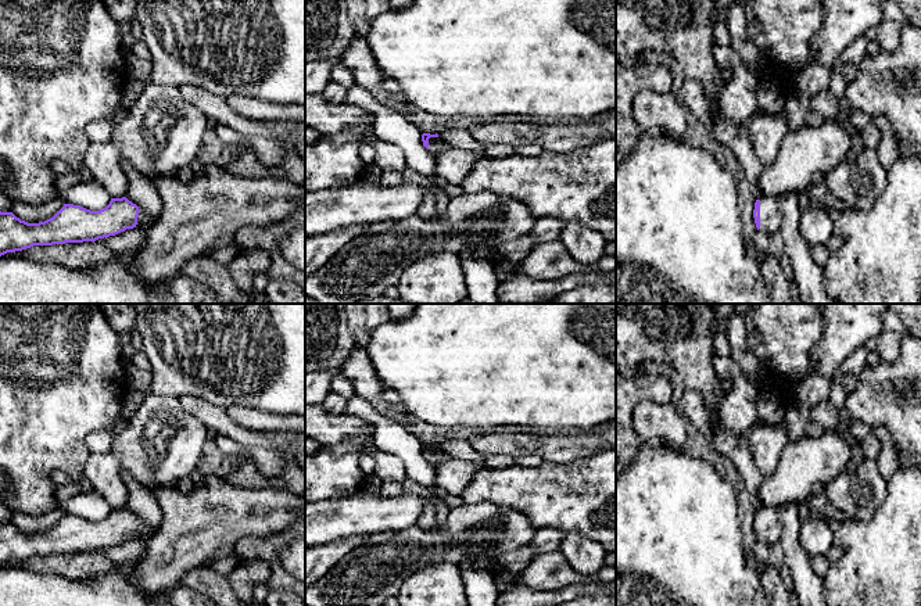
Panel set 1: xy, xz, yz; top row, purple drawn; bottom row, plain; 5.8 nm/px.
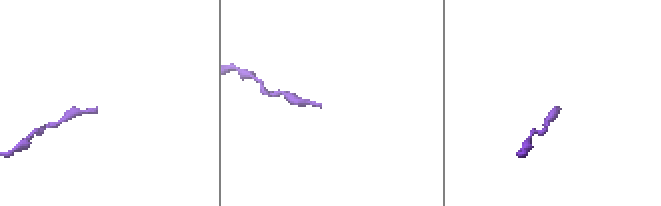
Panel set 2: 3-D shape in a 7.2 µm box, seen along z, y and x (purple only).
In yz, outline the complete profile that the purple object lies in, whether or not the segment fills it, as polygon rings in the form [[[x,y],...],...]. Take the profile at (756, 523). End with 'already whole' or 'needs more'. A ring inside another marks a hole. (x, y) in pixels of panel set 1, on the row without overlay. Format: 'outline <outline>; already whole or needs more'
outline [[[775,508],[756,510],[753,528],[757,541],[774,546],[781,539],[781,523]]]; needs more

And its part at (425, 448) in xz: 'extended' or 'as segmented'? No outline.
extended

